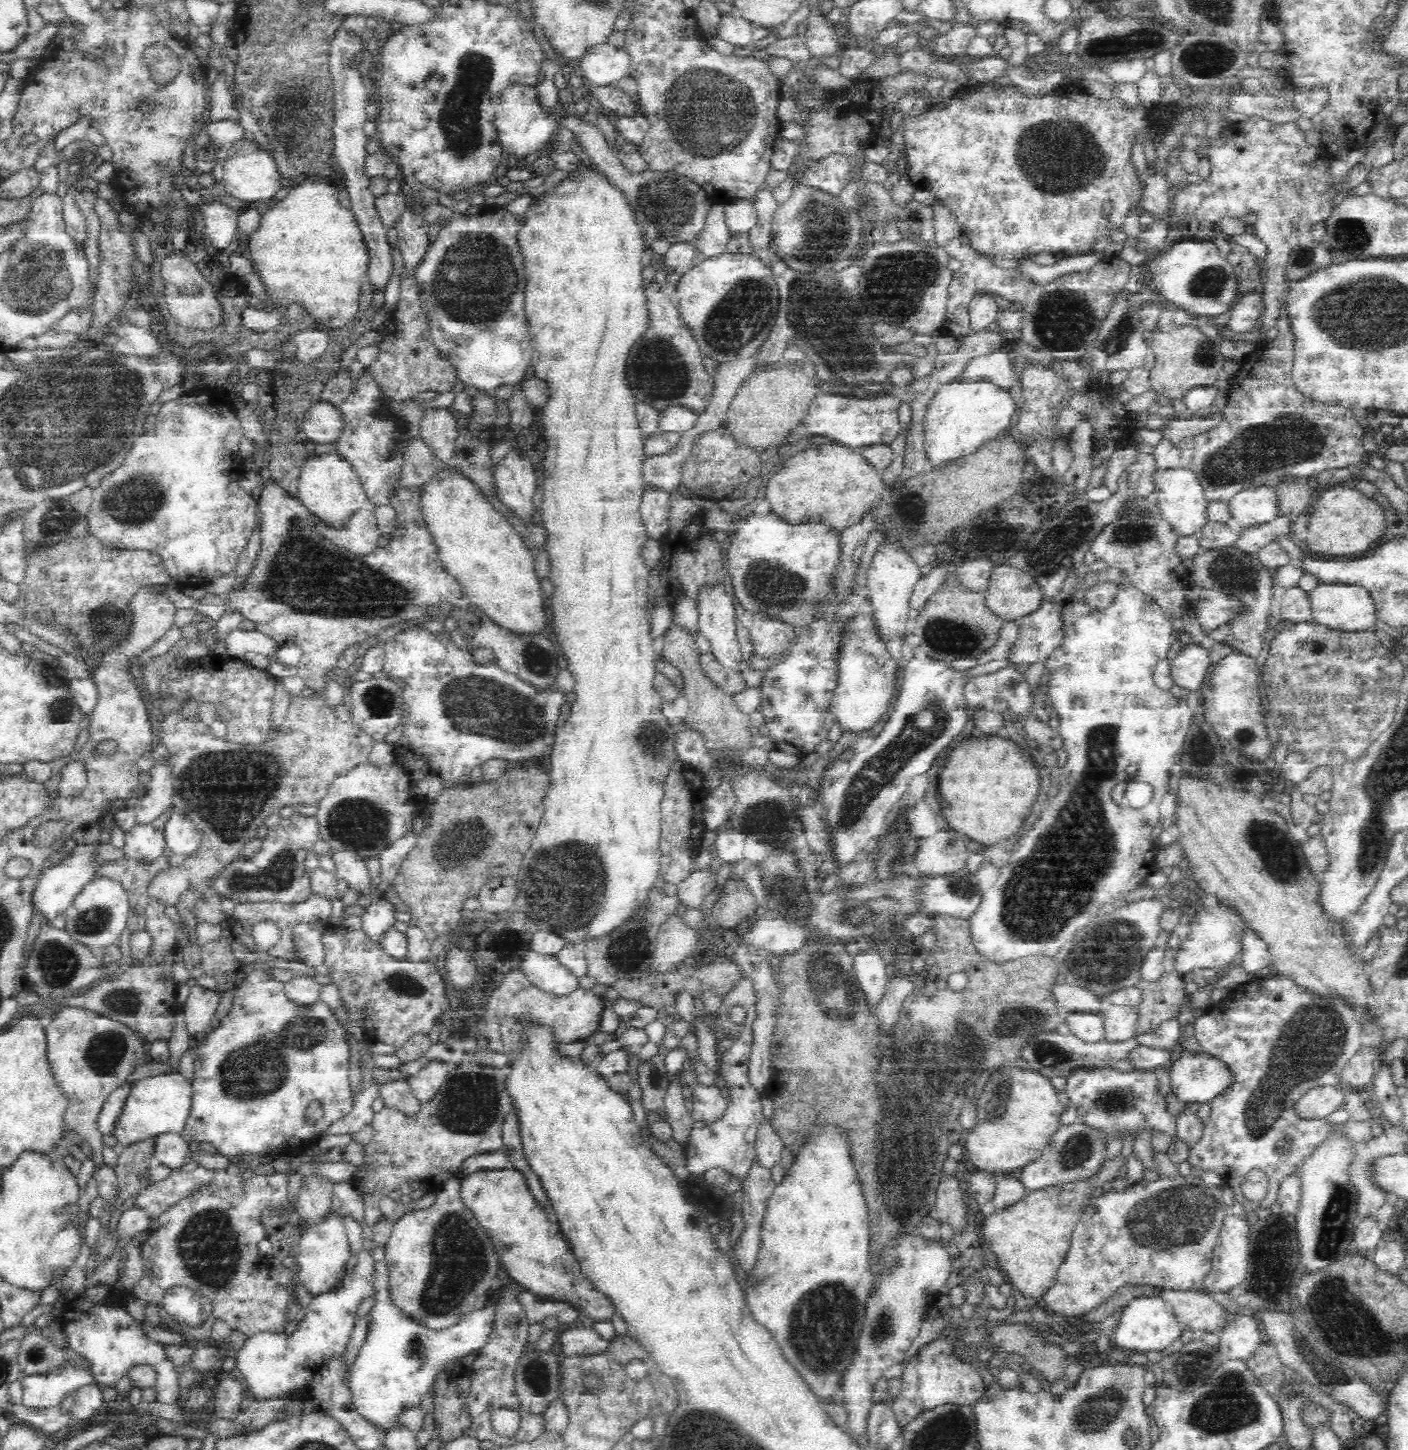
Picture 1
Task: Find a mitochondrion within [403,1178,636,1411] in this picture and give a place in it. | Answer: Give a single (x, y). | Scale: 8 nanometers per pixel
(459, 1264)

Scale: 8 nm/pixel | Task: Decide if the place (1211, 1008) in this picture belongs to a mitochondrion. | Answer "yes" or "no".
no

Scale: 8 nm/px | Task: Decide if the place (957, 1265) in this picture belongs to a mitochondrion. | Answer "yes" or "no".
no

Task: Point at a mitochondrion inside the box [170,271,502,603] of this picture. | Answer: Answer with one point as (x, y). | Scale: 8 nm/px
(382, 411)

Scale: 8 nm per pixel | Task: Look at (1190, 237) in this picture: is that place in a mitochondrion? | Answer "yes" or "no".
no

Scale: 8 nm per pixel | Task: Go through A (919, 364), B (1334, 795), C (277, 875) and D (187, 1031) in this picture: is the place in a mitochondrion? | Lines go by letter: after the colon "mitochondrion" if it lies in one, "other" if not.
A: other
B: other
C: mitochondrion
D: other

